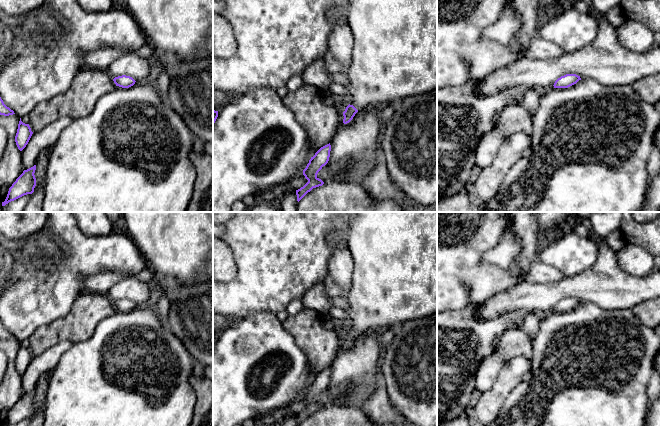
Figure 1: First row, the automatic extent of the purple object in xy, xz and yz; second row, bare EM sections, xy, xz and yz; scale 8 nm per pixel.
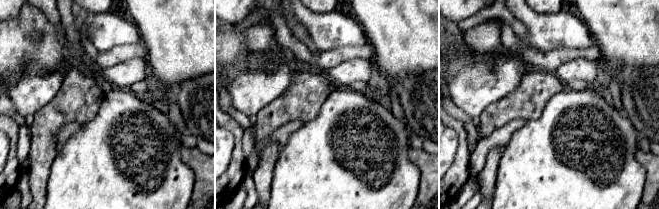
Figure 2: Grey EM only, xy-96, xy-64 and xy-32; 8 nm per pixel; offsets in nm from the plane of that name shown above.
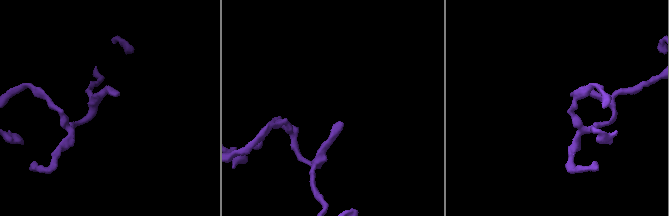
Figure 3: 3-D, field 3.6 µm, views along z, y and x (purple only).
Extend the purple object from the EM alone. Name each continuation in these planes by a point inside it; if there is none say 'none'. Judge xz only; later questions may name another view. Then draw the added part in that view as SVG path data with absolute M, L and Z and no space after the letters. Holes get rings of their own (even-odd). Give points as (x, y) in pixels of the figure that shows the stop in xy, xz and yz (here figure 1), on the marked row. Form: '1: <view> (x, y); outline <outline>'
1: xz (395, 41); outline M351 0L347 22L354 40L350 105L357 110L382 107L437 89L437 0Z

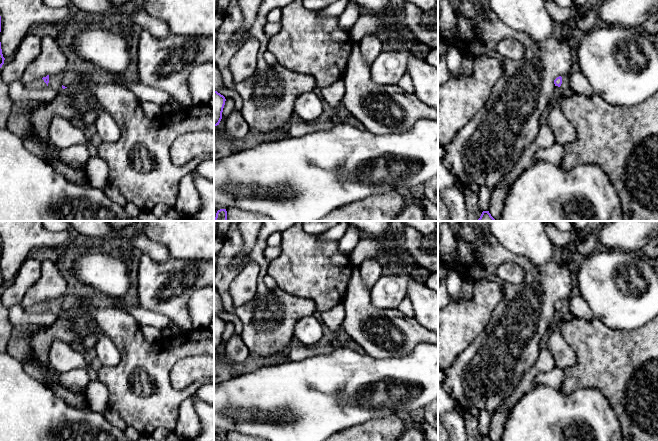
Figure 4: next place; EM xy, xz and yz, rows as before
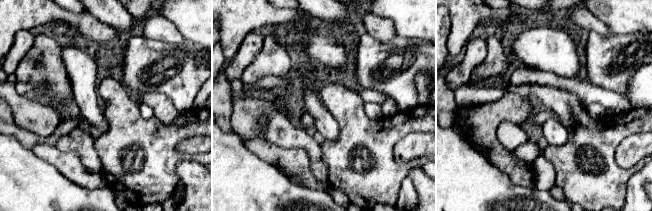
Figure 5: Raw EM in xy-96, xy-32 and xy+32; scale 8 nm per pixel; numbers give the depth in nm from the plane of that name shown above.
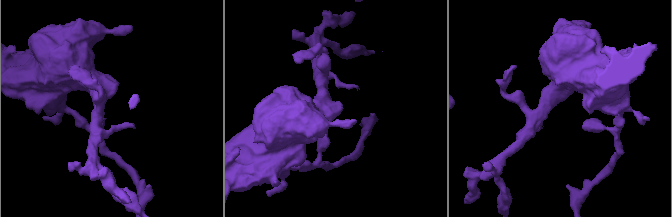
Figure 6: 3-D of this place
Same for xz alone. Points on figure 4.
none

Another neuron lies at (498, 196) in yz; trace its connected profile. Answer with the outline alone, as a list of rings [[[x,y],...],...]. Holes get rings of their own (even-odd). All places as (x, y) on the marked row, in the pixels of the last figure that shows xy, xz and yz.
[[[503,180],[492,190],[489,202],[489,213],[496,221],[501,220],[506,195],[506,184],[505,180]]]

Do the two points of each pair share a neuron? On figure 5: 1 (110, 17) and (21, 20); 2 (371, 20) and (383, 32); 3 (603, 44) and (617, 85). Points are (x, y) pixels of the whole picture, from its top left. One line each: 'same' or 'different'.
1: different
2: same
3: same

